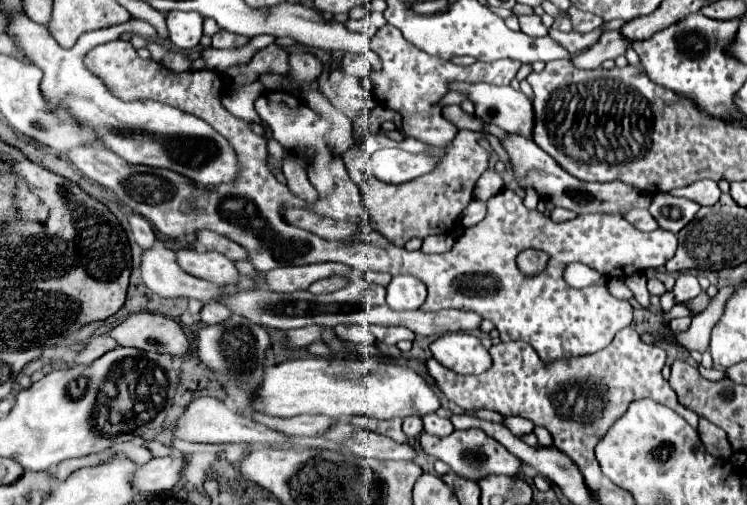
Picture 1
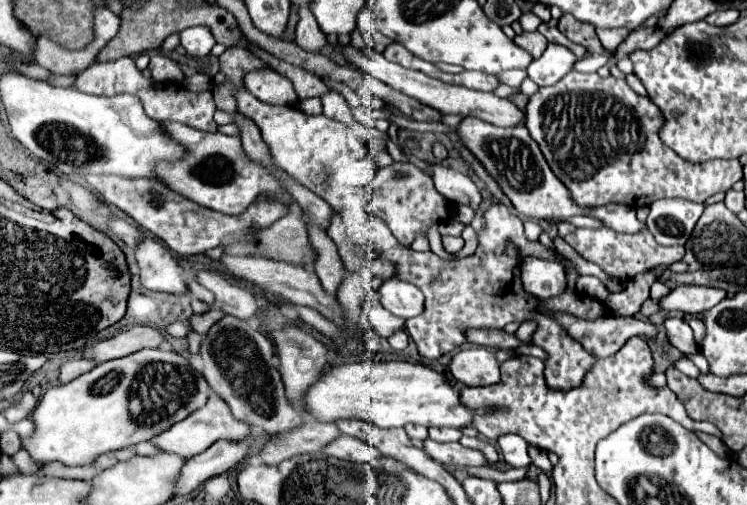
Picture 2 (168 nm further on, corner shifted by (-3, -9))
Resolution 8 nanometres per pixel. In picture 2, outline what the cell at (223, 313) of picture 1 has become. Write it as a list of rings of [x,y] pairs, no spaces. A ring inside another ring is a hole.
[[[210,309],[210,311],[202,313],[202,315],[192,315],[192,317],[188,319],[188,325],[190,325],[192,331],[196,331],[196,333],[200,333],[200,335],[206,335],[206,333],[210,331],[210,327],[212,327],[216,321],[220,321],[220,317],[224,317],[222,311]]]

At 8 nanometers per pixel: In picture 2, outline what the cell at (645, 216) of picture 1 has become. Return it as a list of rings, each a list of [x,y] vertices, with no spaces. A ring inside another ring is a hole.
[[[602,205],[594,207],[588,217],[598,219],[604,227],[614,229],[618,233],[638,233],[644,225],[636,219],[636,209],[628,205]]]

